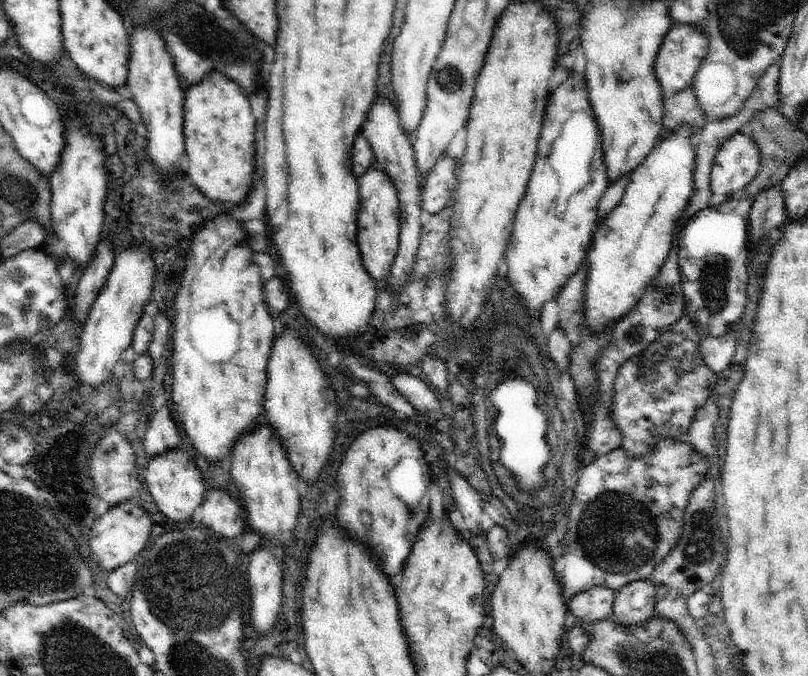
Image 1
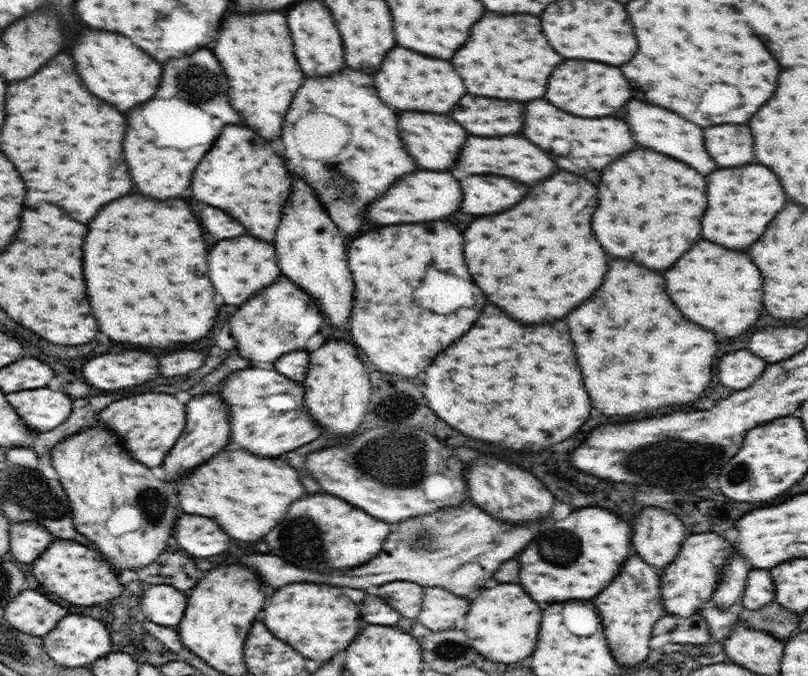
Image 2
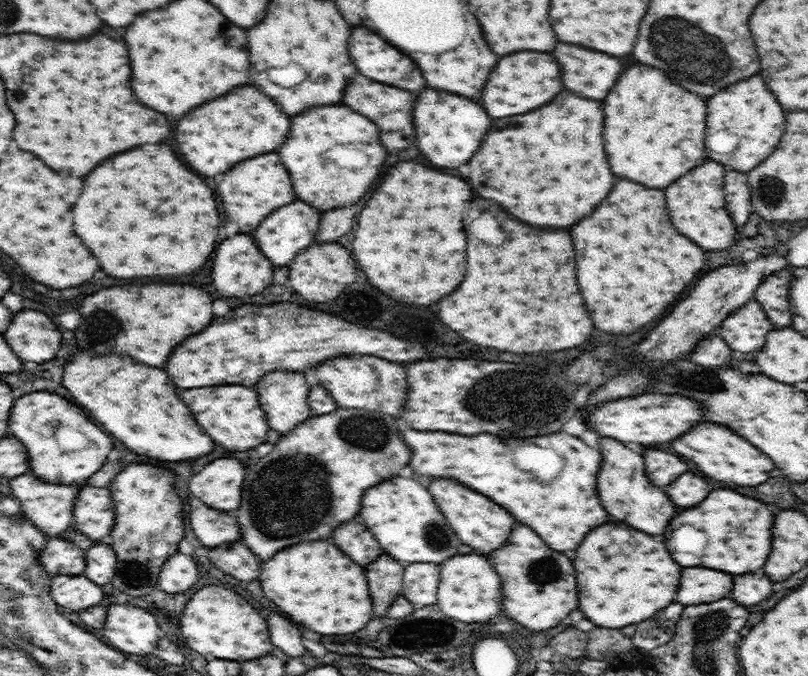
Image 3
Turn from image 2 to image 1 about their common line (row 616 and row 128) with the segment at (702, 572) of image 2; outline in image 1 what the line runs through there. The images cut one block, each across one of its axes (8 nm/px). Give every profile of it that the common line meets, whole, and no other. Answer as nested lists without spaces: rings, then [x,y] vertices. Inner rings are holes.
[[[682,128],[676,136],[672,134],[648,154],[646,162],[636,168],[636,172],[630,178],[630,184],[626,188],[626,194],[618,208],[608,216],[606,222],[602,222],[594,234],[594,248],[588,254],[590,260],[590,270],[588,270],[588,280],[586,280],[586,324],[589,329],[594,328],[593,333],[601,333],[608,322],[618,322],[618,318],[626,312],[630,312],[640,296],[644,294],[646,284],[658,274],[660,266],[664,264],[672,238],[674,238],[674,228],[676,222],[680,220],[684,208],[688,206],[688,200],[694,192],[694,156],[692,156],[692,146],[690,146],[690,132],[688,128]]]

